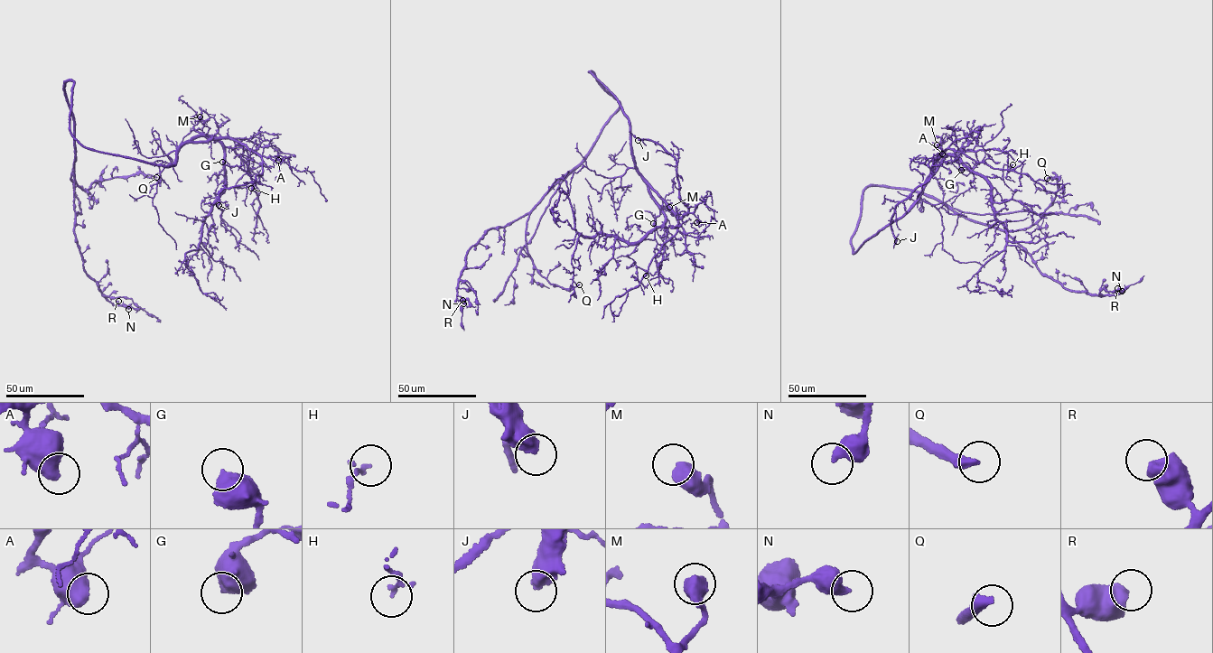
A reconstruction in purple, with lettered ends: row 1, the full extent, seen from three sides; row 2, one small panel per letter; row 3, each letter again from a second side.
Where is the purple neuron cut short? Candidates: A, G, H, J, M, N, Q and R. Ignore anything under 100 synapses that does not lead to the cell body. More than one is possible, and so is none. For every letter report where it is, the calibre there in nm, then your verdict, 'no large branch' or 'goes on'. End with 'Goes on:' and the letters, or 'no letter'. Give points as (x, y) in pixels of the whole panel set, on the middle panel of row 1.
A: (696, 222) | 650 nm | no large branch
G: (653, 223) | 650 nm | no large branch
H: (646, 275) | 90 nm | no large branch
J: (638, 140) | 550 nm | goes on
M: (669, 207) | 550 nm | no large branch
N: (463, 303) | 500 nm | no large branch
Q: (579, 284) | 360 nm | no large branch
R: (462, 300) | 750 nm | no large branch
Goes on: J

